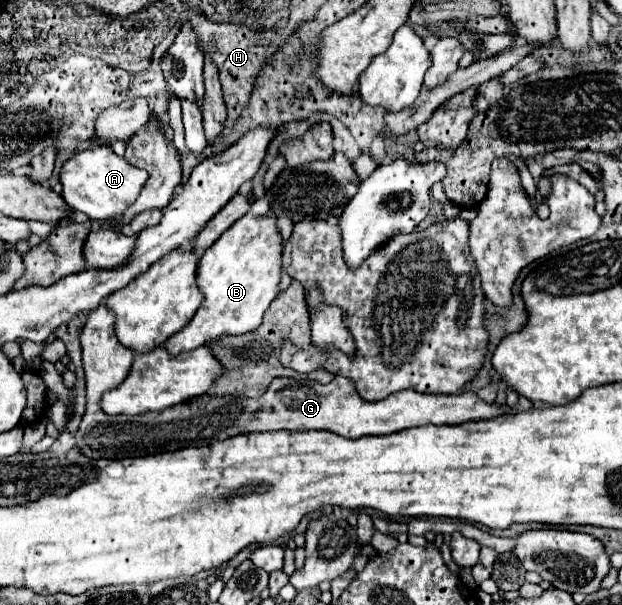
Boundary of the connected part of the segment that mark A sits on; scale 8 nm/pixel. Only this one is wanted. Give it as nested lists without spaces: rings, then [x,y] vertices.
[[[100,145],[96,149],[86,149],[76,153],[70,161],[64,163],[60,181],[64,185],[64,201],[74,209],[86,213],[92,221],[108,221],[120,219],[124,211],[136,201],[140,195],[148,173],[144,169],[132,167],[124,157],[118,157],[108,145]]]

